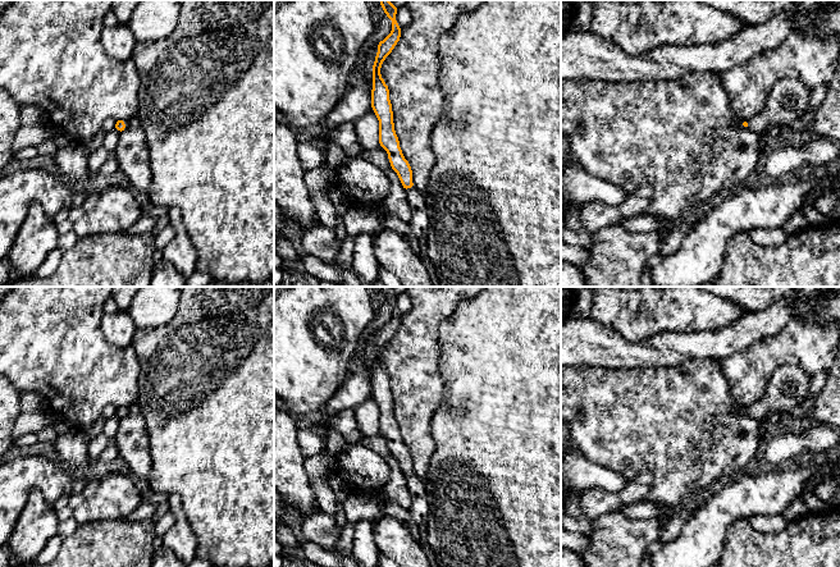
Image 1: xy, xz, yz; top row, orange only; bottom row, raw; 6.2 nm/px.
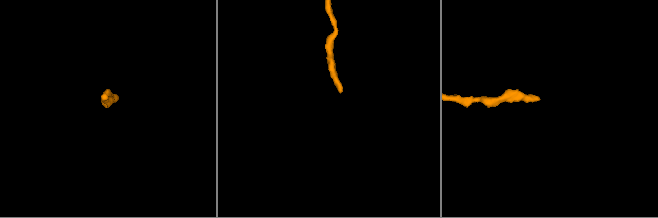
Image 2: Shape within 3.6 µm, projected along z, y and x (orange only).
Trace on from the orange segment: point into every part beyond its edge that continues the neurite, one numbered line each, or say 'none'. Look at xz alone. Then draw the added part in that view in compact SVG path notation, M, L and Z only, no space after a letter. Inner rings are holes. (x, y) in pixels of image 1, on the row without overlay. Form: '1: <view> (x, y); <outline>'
1: xz (419, 508); M414 472L406 476L406 483L411 494L408 512L419 527L425 527L429 512L429 503L425 497L425 483Z

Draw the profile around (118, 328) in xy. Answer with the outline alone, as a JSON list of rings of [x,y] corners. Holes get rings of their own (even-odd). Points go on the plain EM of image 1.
[[[119,310],[117,312],[104,314],[101,330],[108,342],[124,348],[132,346],[137,326],[125,311]]]

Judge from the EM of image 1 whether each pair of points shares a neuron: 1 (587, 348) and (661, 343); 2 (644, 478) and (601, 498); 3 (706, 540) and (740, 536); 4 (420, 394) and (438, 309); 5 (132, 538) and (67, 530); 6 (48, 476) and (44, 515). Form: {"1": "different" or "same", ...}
{"1": "same", "2": "same", "3": "different", "4": "same", "5": "different", "6": "different"}

